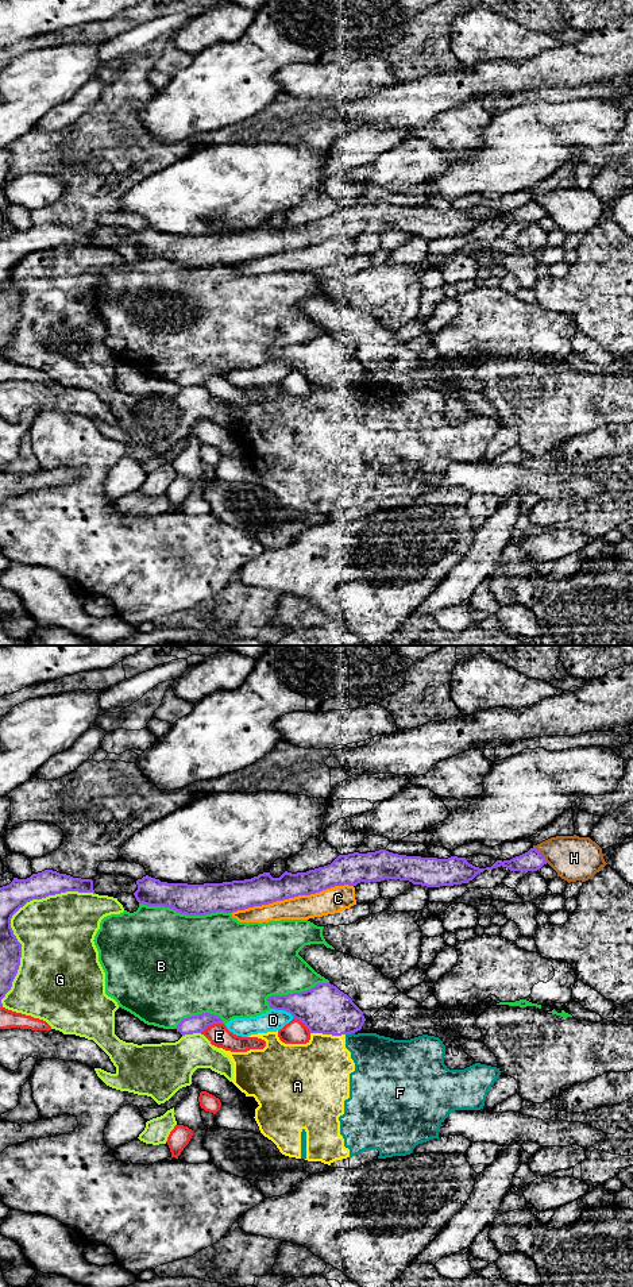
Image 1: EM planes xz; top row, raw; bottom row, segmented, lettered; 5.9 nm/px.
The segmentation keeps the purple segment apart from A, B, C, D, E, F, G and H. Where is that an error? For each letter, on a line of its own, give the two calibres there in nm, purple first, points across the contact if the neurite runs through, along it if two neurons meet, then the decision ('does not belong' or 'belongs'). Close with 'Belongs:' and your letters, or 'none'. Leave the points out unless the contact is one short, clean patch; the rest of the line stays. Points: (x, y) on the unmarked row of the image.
A: calibres 280 and 380 nm; does not belong
B: calibres 190 and 480 nm; does not belong
C: calibres 180 and 150 nm; does not belong
D: calibres 280 and 130 nm; does not belong
E: calibres 110 and 130 nm; does not belong
F: calibres 280 and 300 nm; does not belong
G: calibres 160 and 380 nm; does not belong
H: calibres 130 and 260 nm; border xz (533, 199), (547, 214); does not belong
Belongs: none

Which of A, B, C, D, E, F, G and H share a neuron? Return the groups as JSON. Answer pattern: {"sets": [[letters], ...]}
{"sets": [["A", "F"], ["B"], ["C"], ["D"], ["E"], ["G"], ["H"]]}

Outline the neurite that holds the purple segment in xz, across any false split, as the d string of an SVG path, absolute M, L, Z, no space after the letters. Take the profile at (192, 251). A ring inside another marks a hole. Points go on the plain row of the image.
M379 201L367 205L339 207L331 216L309 221L306 224L292 226L285 223L279 230L273 230L270 224L259 226L251 231L232 232L223 235L167 235L148 227L136 232L138 242L134 244L139 255L147 258L163 258L174 261L186 267L205 267L216 263L233 265L254 258L269 257L277 253L310 247L335 238L356 238L360 234L381 234L385 231L409 232L413 236L426 239L453 238L468 235L485 221L506 219L510 223L537 223L547 216L545 209L536 201L516 208L510 212L497 212L491 219L479 220L467 213L466 209L451 208L448 211L406 208Z

